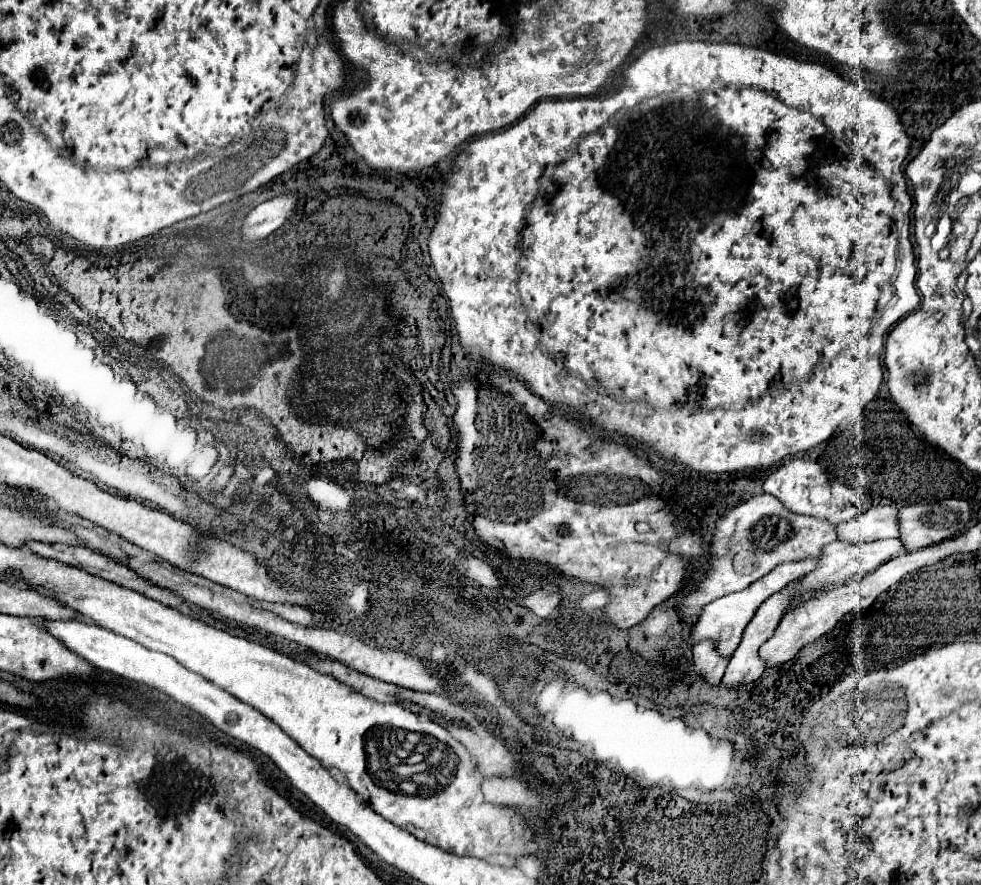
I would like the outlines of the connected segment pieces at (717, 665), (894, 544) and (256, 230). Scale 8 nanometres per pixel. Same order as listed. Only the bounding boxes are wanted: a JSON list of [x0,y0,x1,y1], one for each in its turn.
[[693,639,729,685],[795,539,905,601],[241,193,297,241]]

